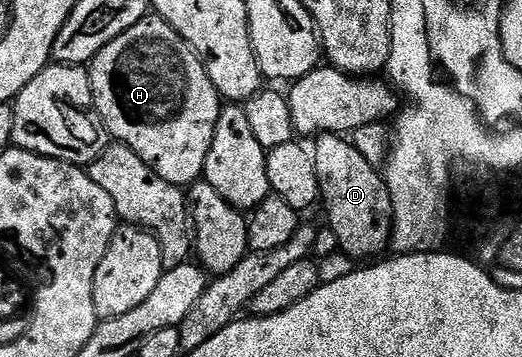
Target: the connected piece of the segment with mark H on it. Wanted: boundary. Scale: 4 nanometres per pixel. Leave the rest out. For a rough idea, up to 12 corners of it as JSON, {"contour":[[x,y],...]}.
{"contour":[[159,16],[94,55],[105,130],[201,181],[220,93]]}

